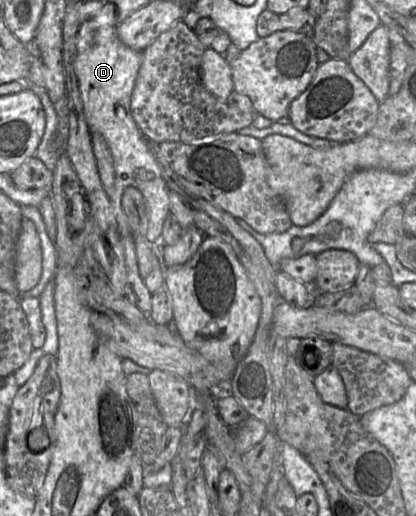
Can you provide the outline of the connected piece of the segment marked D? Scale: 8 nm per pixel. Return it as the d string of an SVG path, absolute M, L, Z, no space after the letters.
M89 20L81 24L76 35L75 44L77 52L74 61L74 71L78 80L85 121L91 133L98 134L104 139L113 161L114 185L113 193L109 196L109 200L124 247L126 275L123 293L132 304L137 306L143 313L148 314L152 308L152 293L146 287L140 275L135 242L129 232L127 218L121 204L122 195L127 187L133 186L139 189L148 207L147 212L141 218L141 234L151 242L160 242L163 224L169 214L169 191L161 175L160 165L153 152L149 149L138 125L134 122L130 109L131 95L140 69L143 52L135 51L124 45L117 36L116 27L95 20Z

